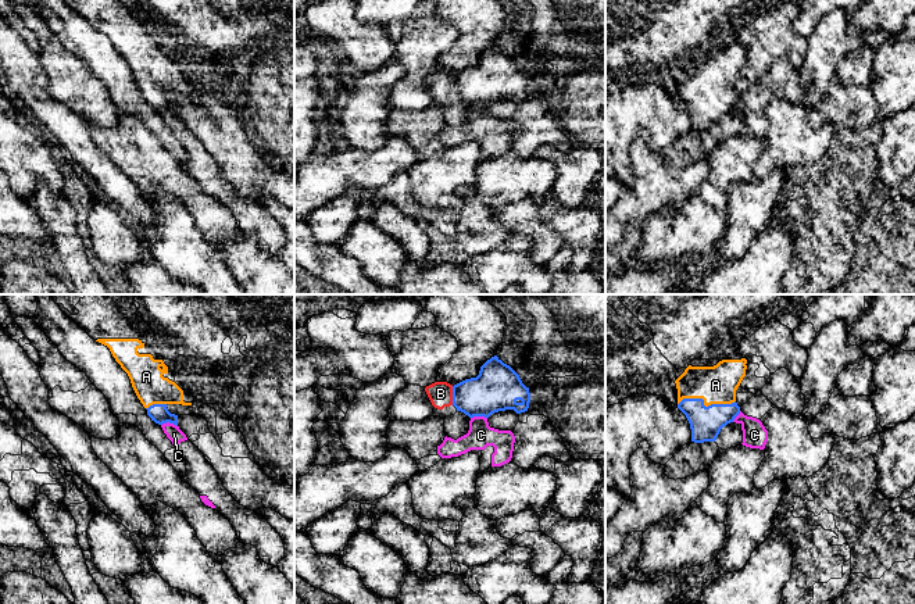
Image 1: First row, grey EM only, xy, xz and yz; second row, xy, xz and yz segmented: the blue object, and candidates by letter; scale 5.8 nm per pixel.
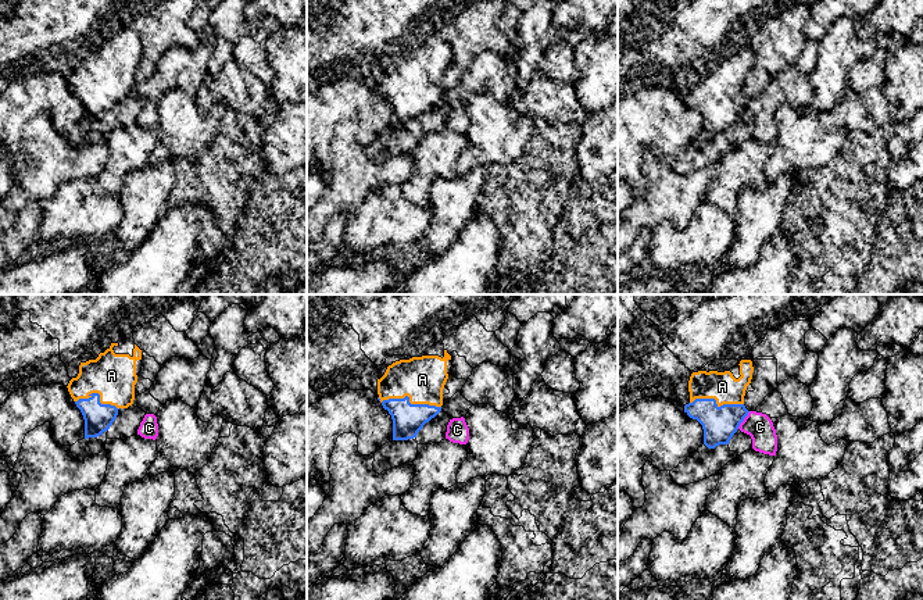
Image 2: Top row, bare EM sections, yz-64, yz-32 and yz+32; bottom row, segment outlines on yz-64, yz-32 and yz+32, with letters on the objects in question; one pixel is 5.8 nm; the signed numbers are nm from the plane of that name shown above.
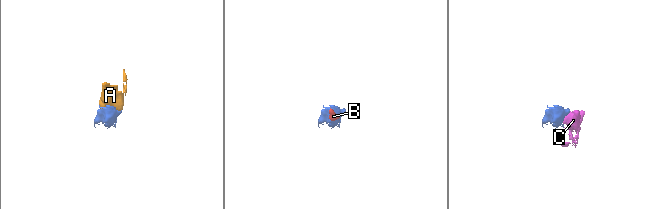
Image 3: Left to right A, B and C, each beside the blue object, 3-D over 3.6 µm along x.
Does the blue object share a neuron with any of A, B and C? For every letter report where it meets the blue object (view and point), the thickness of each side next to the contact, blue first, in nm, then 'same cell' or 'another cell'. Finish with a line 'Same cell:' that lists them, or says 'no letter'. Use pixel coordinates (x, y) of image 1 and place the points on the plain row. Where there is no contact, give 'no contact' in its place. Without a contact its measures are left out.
A: contact yz (703, 93); calibres 190 and 220 nm; same cell
B: contact xz (453, 85); calibres 260 and 140 nm; another cell
C: contact xy (170, 111); calibres 110 and 90 nm; another cell
Same cell: A

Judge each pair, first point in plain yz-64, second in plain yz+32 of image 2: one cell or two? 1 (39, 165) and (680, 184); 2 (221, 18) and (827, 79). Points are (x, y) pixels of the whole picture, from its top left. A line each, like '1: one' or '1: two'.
1: one
2: one

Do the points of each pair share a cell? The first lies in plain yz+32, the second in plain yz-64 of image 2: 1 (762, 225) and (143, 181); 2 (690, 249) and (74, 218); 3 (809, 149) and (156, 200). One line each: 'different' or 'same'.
1: same
2: same
3: different

